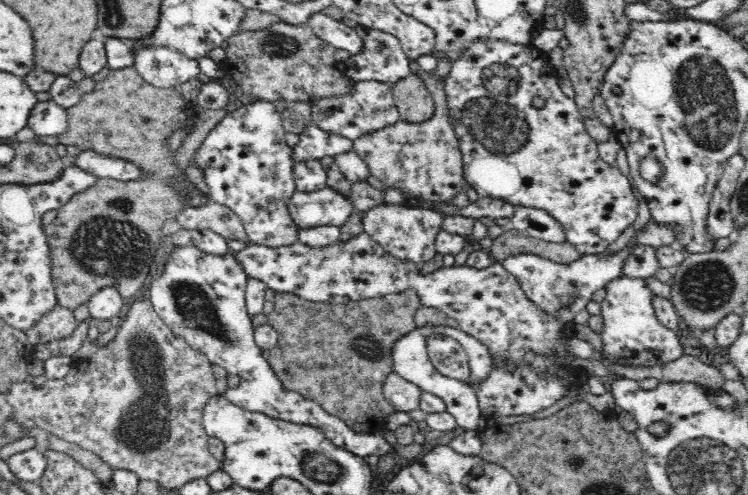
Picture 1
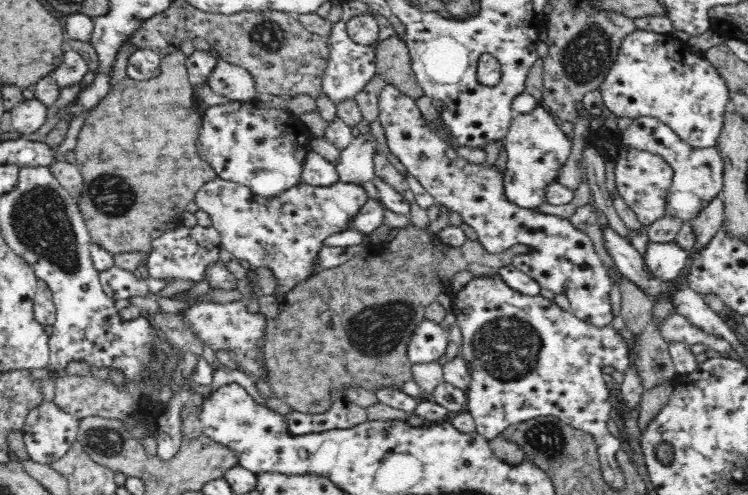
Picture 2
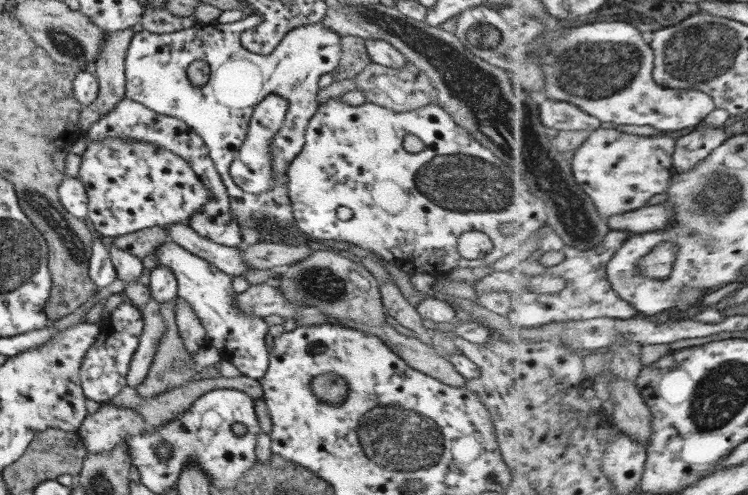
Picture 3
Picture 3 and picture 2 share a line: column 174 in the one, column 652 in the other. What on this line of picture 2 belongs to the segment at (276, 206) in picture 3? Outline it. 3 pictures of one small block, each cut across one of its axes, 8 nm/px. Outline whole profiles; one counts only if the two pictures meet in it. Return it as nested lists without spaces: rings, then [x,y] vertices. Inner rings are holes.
[[[638,29],[628,33],[619,48],[618,58],[599,88],[605,108],[617,117],[657,118],[694,150],[716,147],[724,126],[725,114],[732,107],[729,88],[716,67],[703,54],[692,52],[692,47],[687,42],[668,33]]]

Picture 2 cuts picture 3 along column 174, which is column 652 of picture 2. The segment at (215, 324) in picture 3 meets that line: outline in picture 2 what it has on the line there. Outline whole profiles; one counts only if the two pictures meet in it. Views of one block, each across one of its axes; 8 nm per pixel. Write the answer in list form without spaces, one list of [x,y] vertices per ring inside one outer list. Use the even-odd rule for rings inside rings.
[[[648,243],[646,252],[643,254],[646,271],[660,281],[672,281],[682,272],[688,252],[676,243]]]

